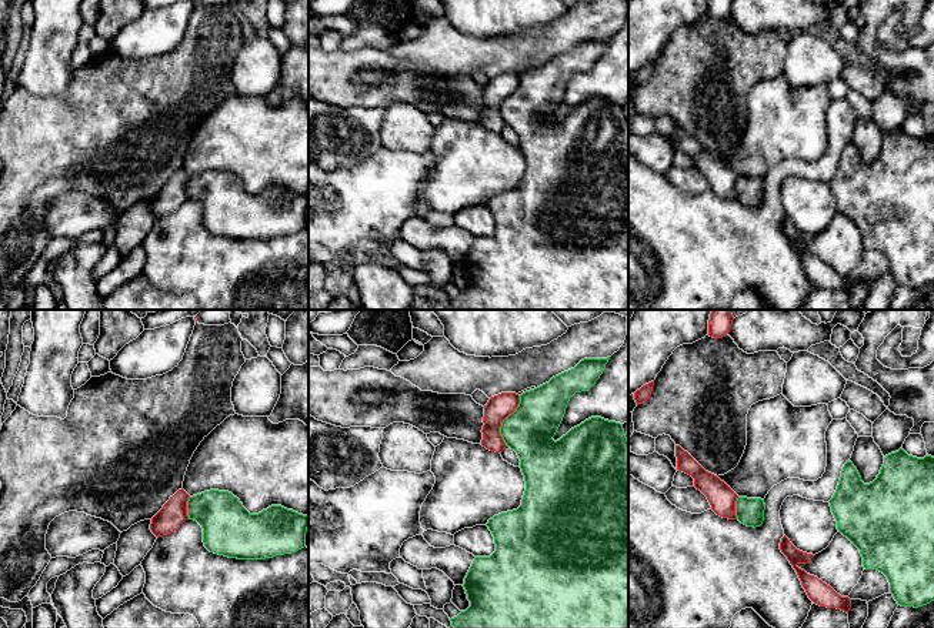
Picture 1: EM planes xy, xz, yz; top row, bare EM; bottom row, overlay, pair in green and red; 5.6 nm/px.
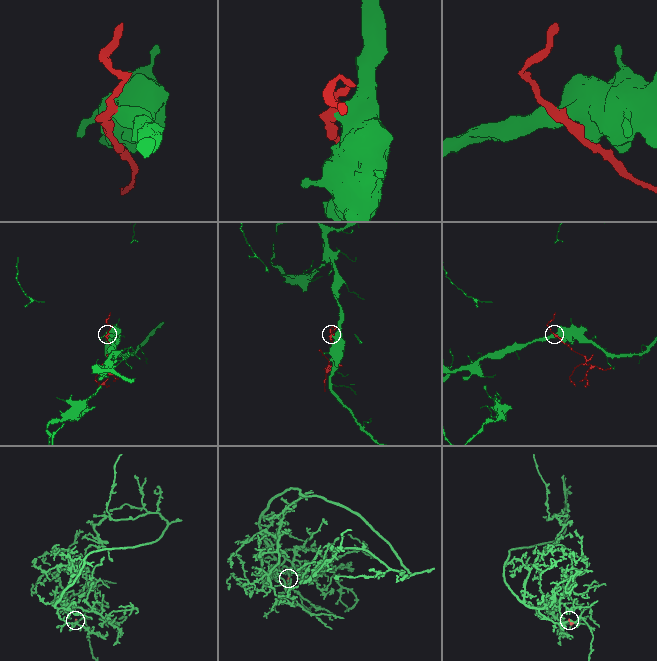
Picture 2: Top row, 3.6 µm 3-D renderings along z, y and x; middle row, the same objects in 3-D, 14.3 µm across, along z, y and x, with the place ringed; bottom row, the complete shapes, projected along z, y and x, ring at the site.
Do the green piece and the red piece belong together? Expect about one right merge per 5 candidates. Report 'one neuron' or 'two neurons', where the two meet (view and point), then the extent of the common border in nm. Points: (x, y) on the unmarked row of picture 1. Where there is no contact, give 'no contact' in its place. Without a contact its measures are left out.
two neurons; contact xz (503, 102); length 300 nm

